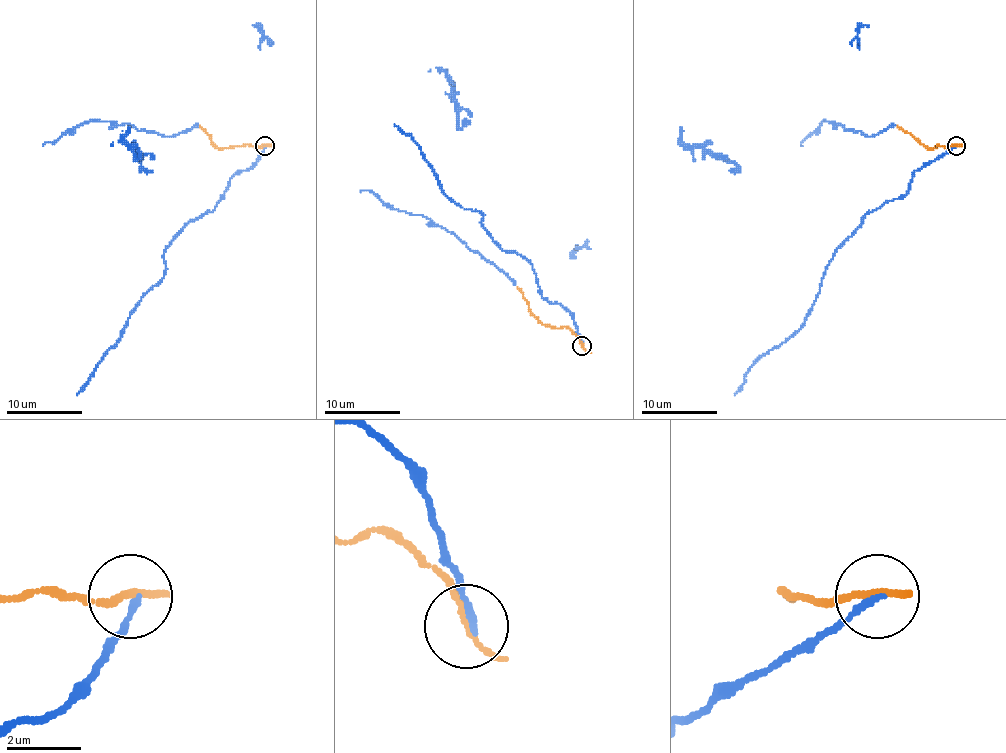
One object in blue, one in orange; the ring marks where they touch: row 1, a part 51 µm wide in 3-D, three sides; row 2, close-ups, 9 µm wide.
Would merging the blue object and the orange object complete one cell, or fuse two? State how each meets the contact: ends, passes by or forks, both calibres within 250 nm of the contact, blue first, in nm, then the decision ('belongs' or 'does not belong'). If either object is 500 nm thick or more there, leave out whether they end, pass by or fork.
blue ends there; orange passes by; 180 nm thick on the blue side, 150 nm on the other; belongs

